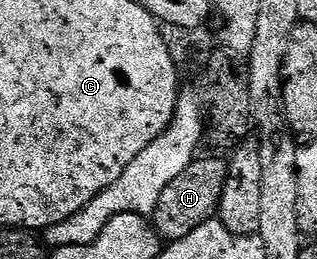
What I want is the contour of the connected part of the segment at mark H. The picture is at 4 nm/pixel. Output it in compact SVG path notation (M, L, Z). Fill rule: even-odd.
M196 157L195 161L189 164L189 168L185 168L185 172L181 172L181 176L176 176L165 188L165 192L161 192L161 200L157 200L157 208L153 215L160 238L184 238L189 232L193 232L193 228L216 217L221 192L227 179L227 162L224 159L203 157Z

